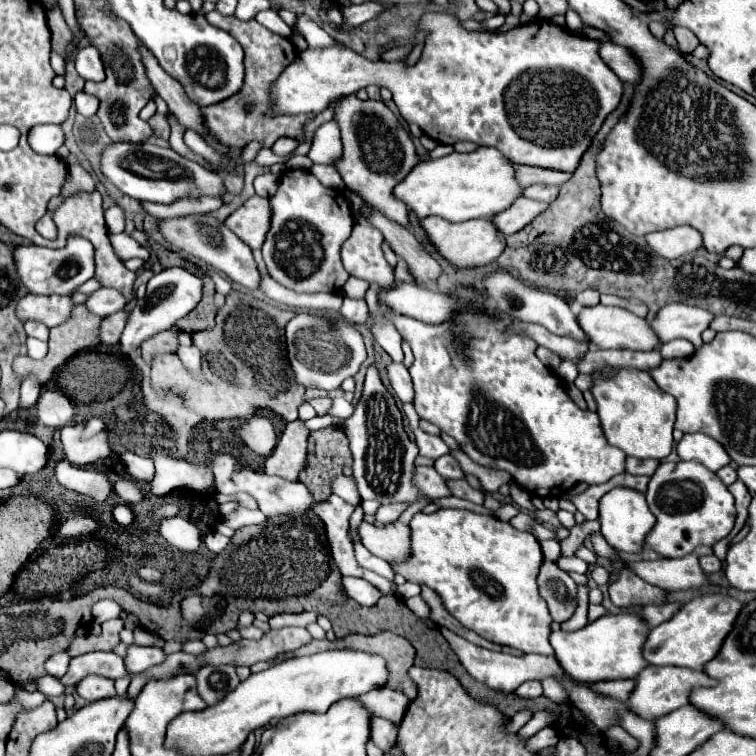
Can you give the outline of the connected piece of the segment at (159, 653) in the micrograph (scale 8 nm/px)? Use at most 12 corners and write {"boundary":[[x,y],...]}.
{"boundary":[[134,644],[124,664],[128,672],[140,672],[162,664],[166,654],[160,648]]}

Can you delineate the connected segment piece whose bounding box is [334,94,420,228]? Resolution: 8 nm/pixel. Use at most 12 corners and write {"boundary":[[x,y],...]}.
{"boundary":[[382,100],[336,102],[346,186],[410,228],[400,184],[420,162]]}

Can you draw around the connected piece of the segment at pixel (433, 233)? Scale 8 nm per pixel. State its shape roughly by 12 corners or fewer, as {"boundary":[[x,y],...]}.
{"boundary":[[424,218],[438,252],[458,268],[494,262],[506,236],[488,218]]}

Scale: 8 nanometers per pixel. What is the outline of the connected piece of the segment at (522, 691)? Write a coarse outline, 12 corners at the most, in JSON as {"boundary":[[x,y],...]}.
{"boundary":[[540,680],[524,682],[516,694],[520,698],[542,696]]}

